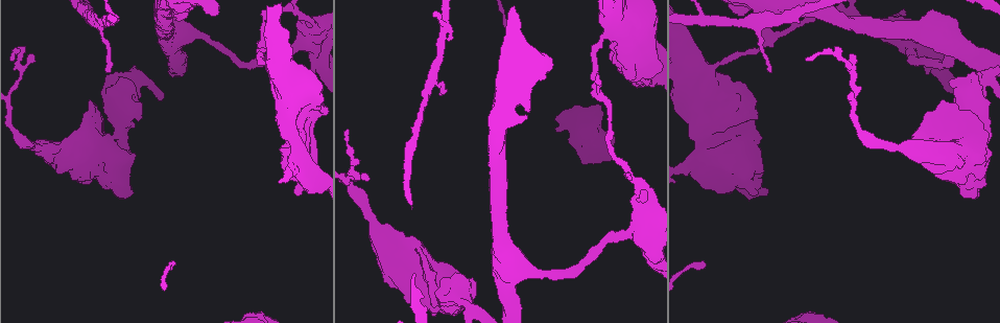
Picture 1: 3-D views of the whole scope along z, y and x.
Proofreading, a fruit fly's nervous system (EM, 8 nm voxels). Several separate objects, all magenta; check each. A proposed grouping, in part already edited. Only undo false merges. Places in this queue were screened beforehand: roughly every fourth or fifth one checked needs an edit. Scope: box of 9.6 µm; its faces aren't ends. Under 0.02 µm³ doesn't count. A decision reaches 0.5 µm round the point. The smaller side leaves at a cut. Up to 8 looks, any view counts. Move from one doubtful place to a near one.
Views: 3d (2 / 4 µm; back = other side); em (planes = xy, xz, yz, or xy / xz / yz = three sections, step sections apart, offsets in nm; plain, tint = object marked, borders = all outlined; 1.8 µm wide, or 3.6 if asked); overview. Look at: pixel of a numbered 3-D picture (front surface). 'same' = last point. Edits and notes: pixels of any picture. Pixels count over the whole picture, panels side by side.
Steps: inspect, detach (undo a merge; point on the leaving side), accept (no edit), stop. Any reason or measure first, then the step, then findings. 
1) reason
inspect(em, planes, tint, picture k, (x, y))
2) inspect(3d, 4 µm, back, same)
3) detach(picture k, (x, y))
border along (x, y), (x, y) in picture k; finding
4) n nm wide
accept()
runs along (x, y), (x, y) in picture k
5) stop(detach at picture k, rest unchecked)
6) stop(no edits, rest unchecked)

sudden change in width
inspect(em, planes, tint, picture 1, (919, 150))

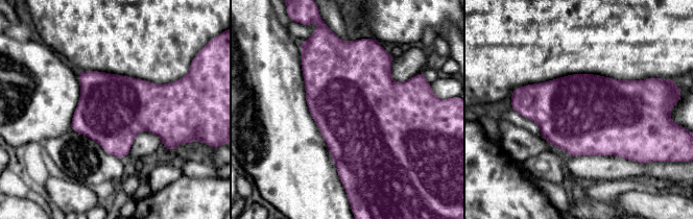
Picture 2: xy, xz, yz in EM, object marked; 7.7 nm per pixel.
accept()
continuous, no second neuron

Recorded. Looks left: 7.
arms part here
inspect(em, planes, tint, picture 1, (701, 19))

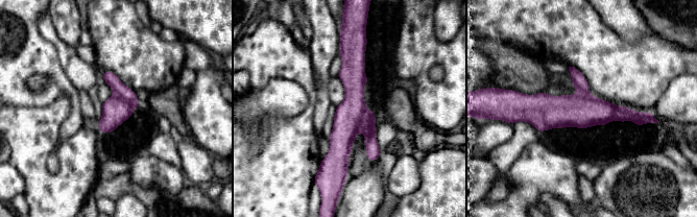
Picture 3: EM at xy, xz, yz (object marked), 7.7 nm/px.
220 nm wide
detach(picture 3, (113, 80))
the part that leaves runs along (369, 114), (373, 158) in picture 3; a second neuron is stuck on

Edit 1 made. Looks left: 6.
inspect(overview)

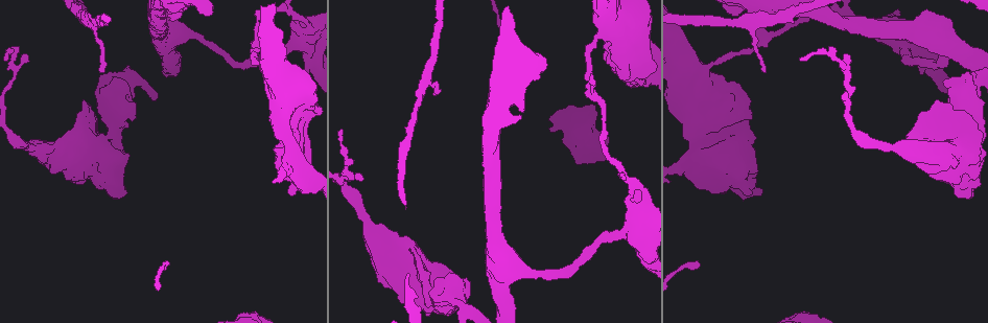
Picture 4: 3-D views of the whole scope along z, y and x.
sharp bend
inspect(3d, 4 µm, picture 4, (719, 114))

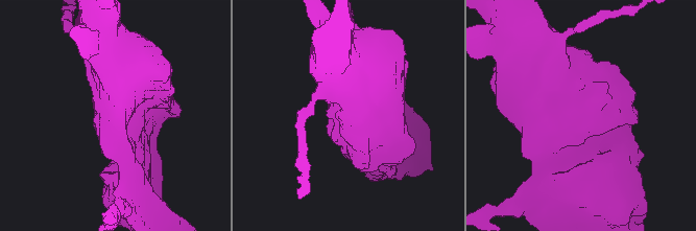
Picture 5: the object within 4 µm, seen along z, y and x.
shape alone is not enough
inspect(em, 3.6 µm, planes, borders, picture 5, (587, 111))

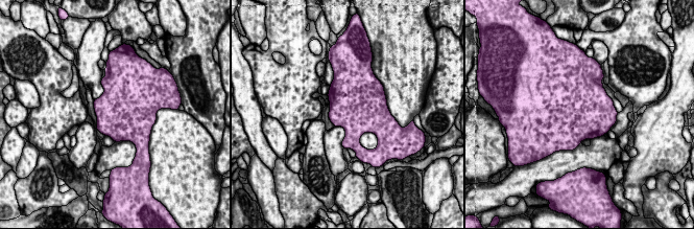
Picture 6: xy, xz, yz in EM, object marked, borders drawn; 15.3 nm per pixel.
accept()
one neuron here

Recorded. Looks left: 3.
stop(detach at picture 3, rest unchecked)

